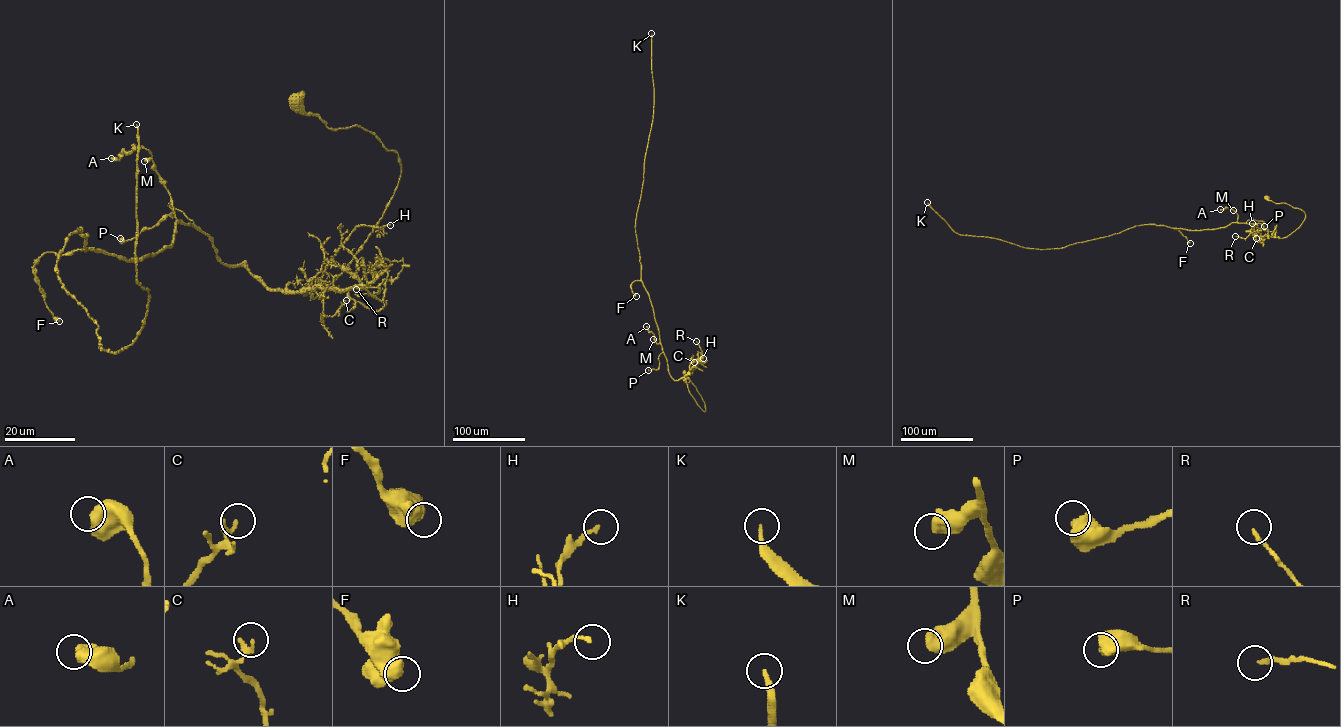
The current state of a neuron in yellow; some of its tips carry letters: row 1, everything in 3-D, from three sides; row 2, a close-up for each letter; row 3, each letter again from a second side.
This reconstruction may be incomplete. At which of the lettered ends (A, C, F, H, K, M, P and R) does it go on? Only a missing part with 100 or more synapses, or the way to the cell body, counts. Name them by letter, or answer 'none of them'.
K

